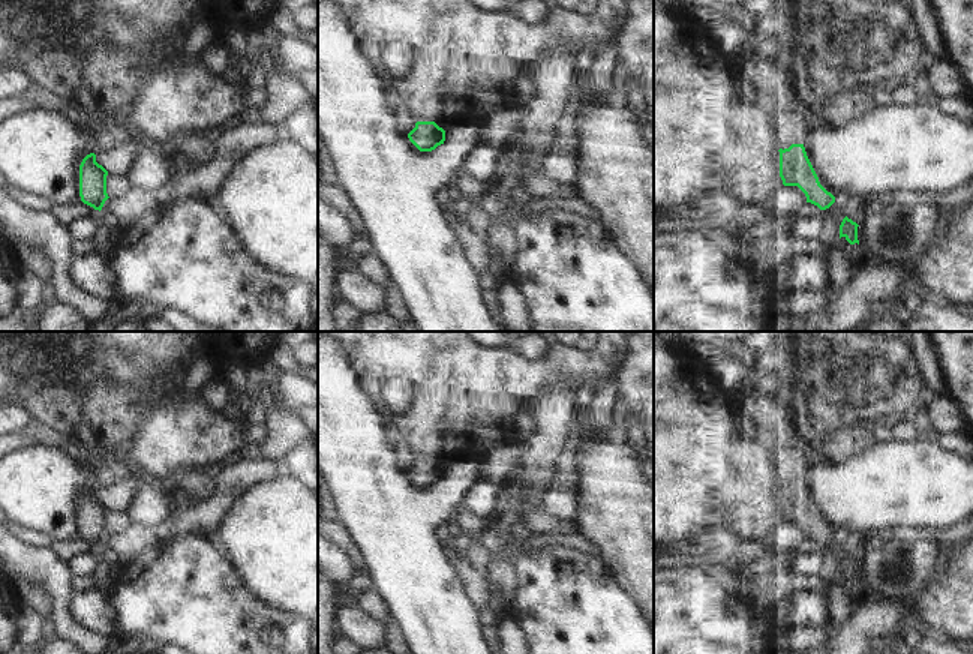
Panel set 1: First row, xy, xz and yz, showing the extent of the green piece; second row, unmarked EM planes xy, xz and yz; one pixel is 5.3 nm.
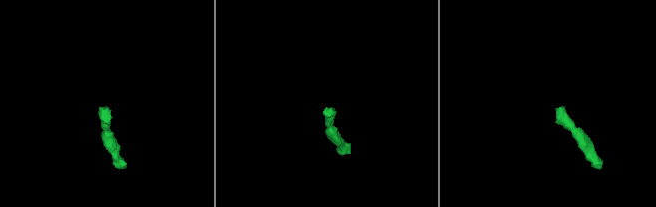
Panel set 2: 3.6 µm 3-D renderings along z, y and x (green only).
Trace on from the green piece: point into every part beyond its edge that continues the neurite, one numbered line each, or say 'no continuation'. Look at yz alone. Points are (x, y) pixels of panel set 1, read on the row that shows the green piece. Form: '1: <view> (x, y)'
1: yz (772, 74)

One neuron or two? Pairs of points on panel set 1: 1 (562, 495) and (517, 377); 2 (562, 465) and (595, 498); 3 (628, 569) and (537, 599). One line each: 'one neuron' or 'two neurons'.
1: two neurons
2: two neurons
3: two neurons

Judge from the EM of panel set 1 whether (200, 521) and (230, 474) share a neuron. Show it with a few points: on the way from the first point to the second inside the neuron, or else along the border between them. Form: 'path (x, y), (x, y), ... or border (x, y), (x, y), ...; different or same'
path (212, 509), (222, 498), (228, 486); same

